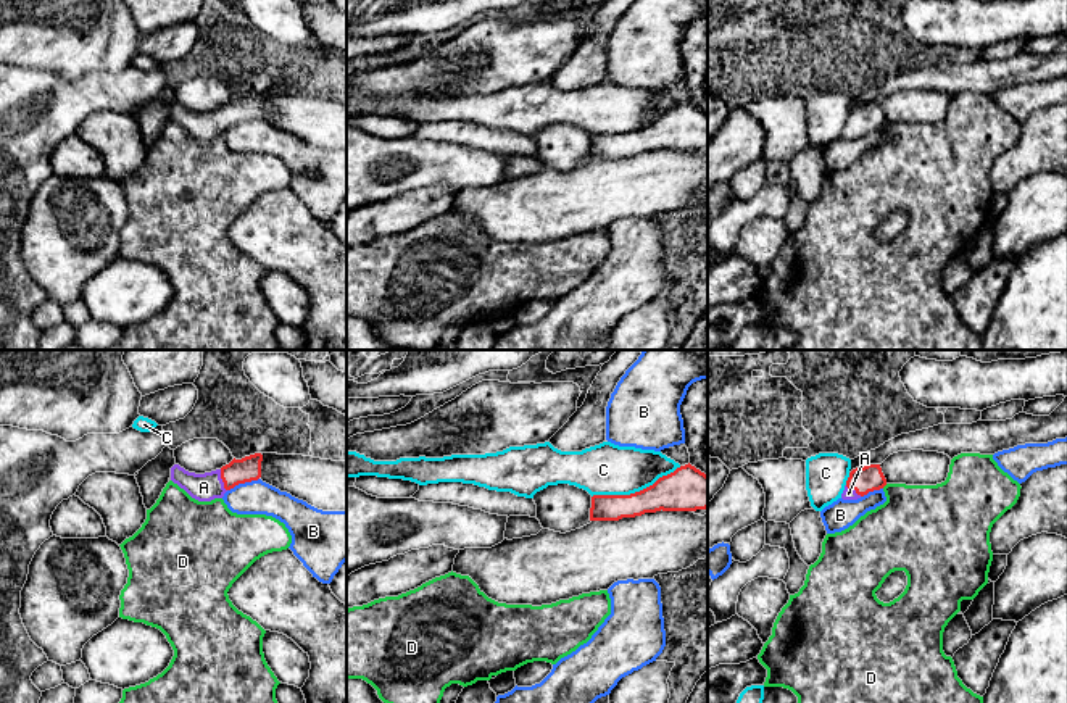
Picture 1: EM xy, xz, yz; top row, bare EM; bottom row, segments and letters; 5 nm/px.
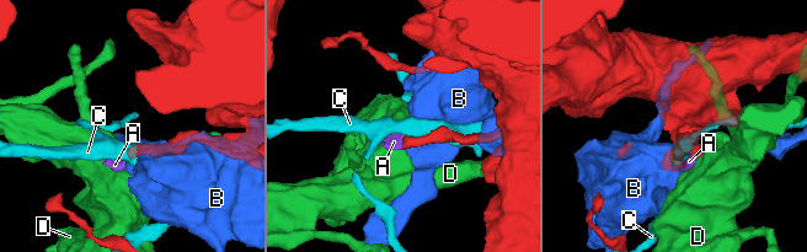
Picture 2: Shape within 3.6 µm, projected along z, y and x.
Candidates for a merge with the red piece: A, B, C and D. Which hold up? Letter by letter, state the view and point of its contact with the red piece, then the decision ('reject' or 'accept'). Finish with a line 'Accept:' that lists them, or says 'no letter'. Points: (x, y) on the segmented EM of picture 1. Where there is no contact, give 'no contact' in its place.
A: xy (223, 481) | accept
B: xy (242, 482) | reject
C: xz (635, 492) | reject
D: yz (884, 486) | reject
Accept: A

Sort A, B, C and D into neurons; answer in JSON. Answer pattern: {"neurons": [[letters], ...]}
{"neurons": [["A"], ["B"], ["C"], ["D"]]}

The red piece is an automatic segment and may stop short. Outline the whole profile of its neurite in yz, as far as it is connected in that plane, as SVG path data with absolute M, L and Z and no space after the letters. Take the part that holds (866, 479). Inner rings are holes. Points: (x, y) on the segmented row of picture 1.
M867 464L864 468L856 468L849 472L841 498L857 500L869 492L883 489L885 485L886 479L882 472L880 464Z

